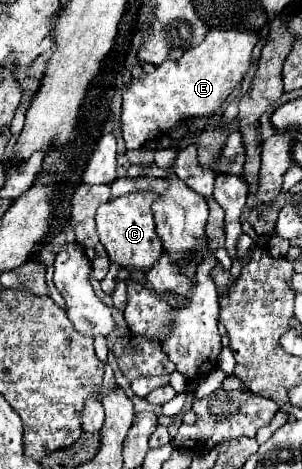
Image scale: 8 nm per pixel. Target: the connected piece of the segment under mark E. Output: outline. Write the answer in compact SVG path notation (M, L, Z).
M211 30L207 32L205 40L187 50L179 60L165 60L161 66L157 66L151 74L143 78L133 78L125 92L123 92L123 106L121 106L121 134L125 140L127 150L141 148L147 140L161 138L167 134L167 130L175 124L181 124L187 118L193 116L209 116L219 110L219 106L227 100L227 96L243 82L251 68L251 52L257 44L257 34L253 32L239 32L239 30Z

